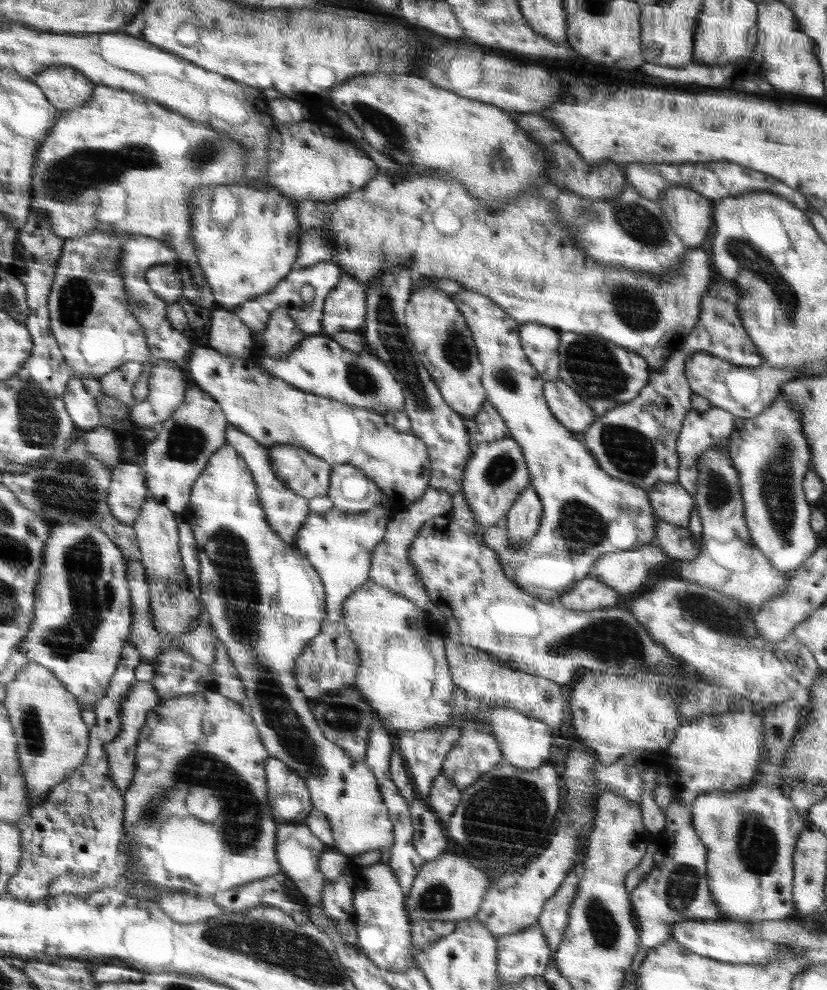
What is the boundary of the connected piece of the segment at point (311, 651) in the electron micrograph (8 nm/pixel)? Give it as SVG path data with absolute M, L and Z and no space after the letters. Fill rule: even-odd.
M324 620L320 638L316 638L316 642L304 650L304 658L300 658L296 666L296 682L299 683L299 689L304 690L304 695L308 694L308 698L315 701L322 699L324 694L330 694L332 690L354 684L361 665L362 653L358 644L351 639L346 626L340 621Z

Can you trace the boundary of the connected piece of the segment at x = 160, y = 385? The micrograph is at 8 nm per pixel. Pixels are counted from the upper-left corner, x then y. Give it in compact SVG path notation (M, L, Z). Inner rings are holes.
M161 359L152 369L151 396L146 402L138 403L130 418L142 429L161 427L184 404L193 385L187 367L182 369L172 359Z

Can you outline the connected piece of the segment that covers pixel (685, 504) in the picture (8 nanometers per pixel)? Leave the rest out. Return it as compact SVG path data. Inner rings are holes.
M658 483L647 491L658 518L677 527L688 527L695 498L679 483Z

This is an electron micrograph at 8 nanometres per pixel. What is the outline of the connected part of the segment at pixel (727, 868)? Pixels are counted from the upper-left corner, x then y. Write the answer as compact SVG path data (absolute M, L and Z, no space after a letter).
M793 699L769 709L768 713L763 715L767 748L764 749L763 764L758 765L760 778L756 779L756 783L751 788L744 791L716 789L697 796L692 801L692 822L698 838L705 844L707 850L708 889L724 920L742 922L750 920L756 924L768 920L783 920L789 918L794 912L794 856L799 837L804 830L804 820L788 797L787 791L780 786L780 774L787 753L790 752L798 733L799 710L799 703Z

